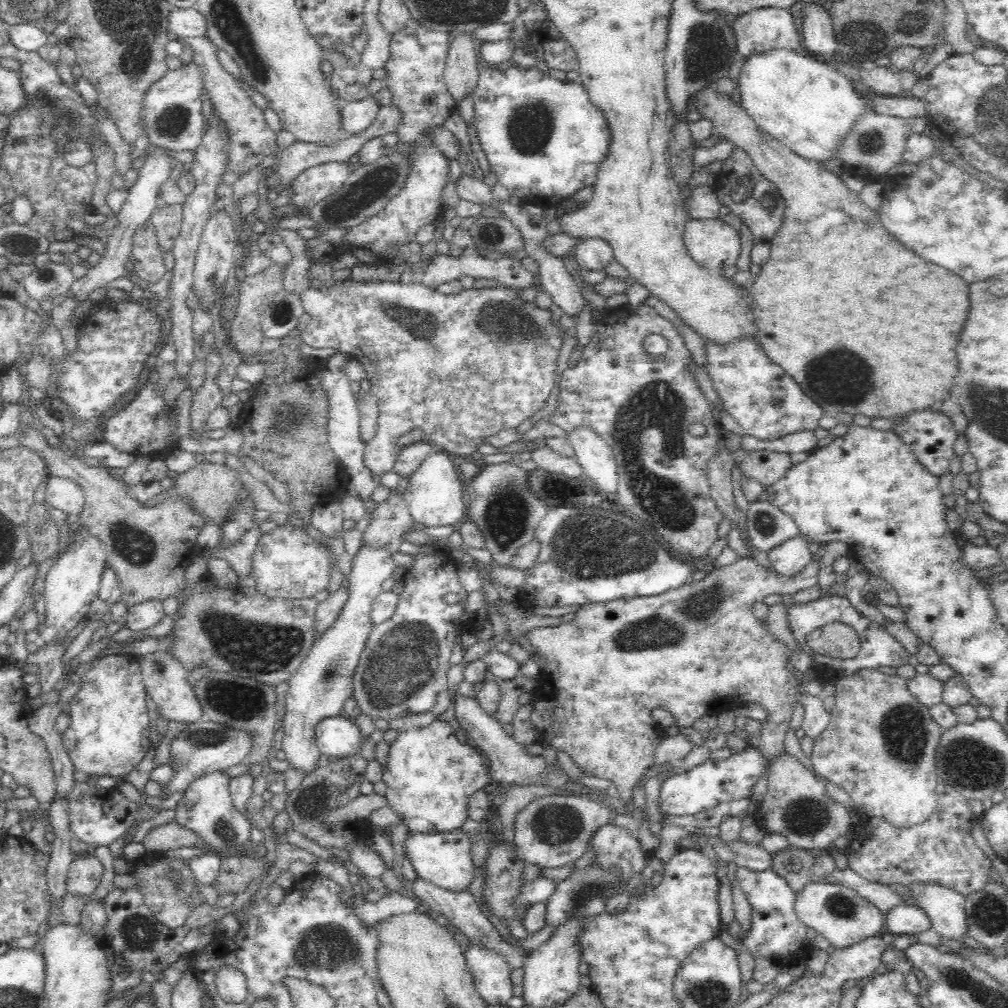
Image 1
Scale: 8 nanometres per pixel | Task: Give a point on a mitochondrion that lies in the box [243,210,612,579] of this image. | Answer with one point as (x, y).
(297, 415)

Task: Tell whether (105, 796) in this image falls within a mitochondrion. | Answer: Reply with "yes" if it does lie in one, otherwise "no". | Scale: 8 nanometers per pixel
no

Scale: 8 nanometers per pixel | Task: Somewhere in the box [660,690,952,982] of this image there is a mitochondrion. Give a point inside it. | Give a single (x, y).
(904, 728)

